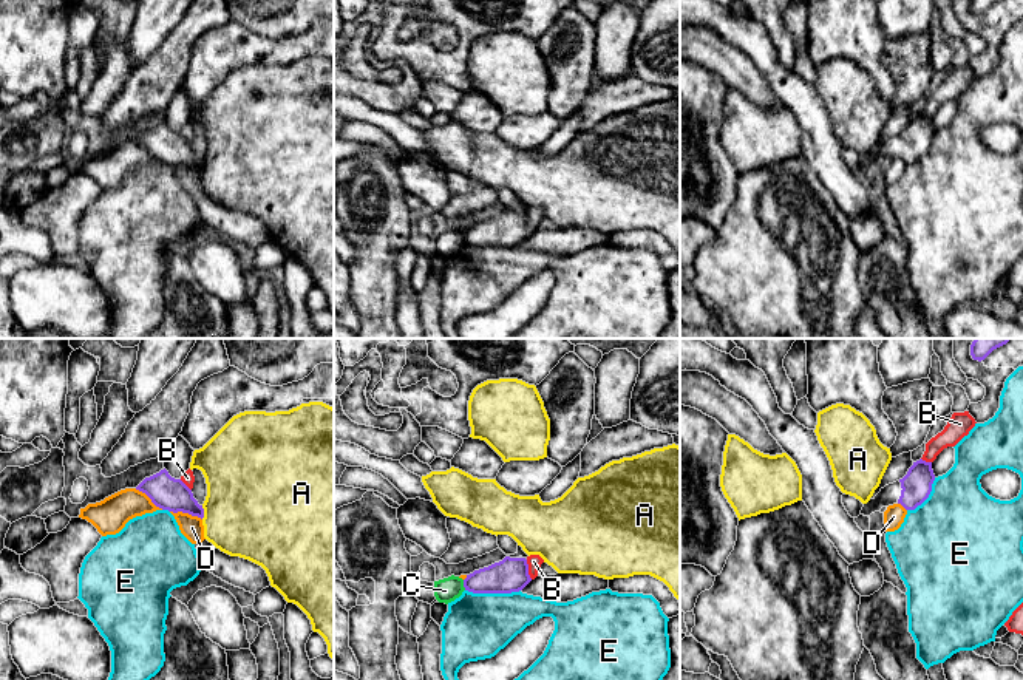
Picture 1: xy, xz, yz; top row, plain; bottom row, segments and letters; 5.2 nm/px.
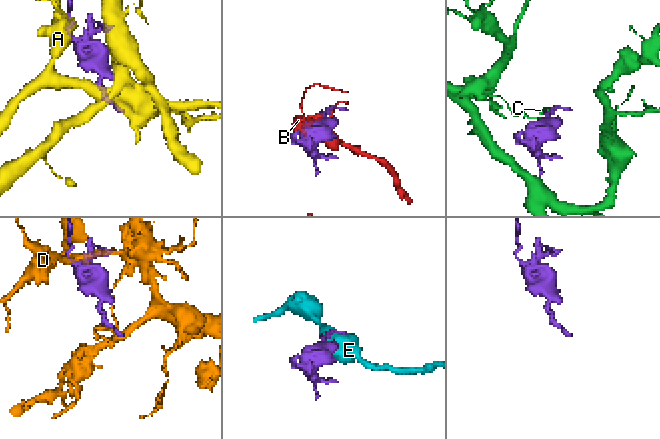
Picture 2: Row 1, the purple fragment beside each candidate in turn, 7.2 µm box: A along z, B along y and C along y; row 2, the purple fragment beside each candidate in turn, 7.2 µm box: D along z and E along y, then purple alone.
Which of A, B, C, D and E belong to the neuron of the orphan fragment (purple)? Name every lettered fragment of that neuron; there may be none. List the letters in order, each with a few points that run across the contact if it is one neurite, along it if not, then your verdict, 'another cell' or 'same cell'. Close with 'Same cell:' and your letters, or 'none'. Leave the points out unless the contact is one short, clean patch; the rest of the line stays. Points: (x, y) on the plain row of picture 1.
A: line xy (201, 159), (203, 172); another cell
B: another cell
C: another cell
D: another cell
E: another cell
Same cell: none

